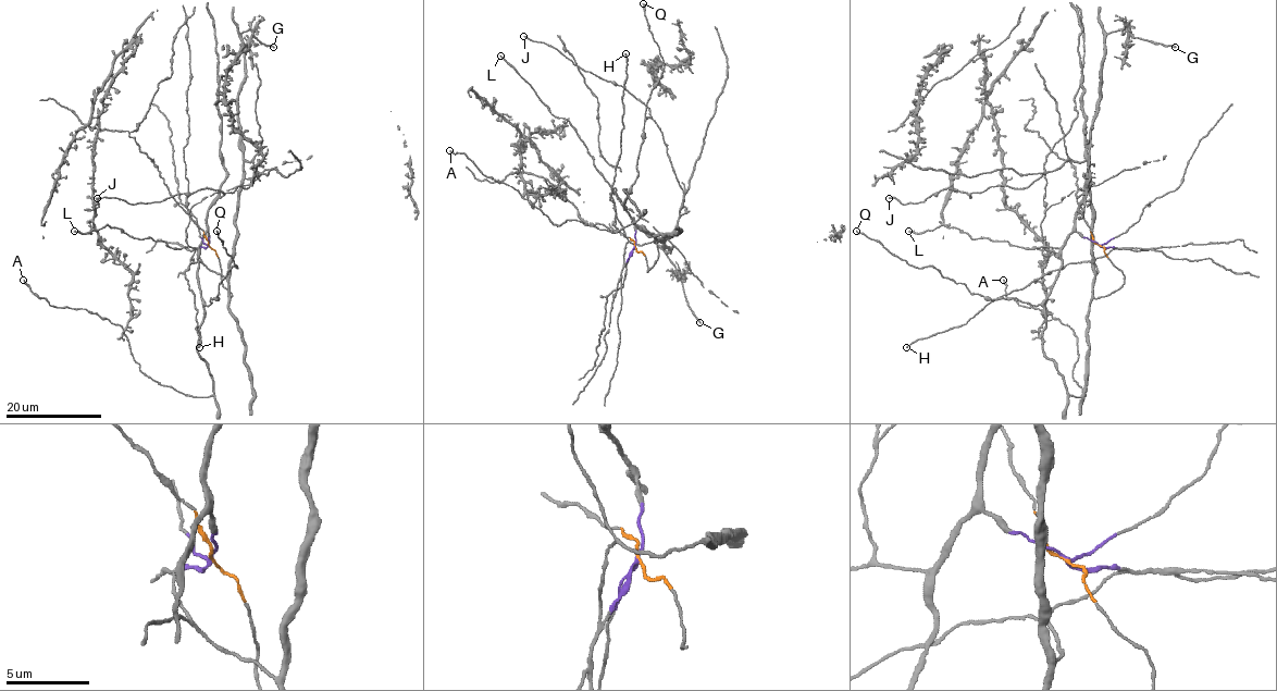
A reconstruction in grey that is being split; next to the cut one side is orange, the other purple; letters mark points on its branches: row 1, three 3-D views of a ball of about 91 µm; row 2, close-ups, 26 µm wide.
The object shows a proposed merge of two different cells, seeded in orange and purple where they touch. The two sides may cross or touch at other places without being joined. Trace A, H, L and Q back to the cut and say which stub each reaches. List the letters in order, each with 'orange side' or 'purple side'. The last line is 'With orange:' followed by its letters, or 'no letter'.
A: purple side
H: orange side
L: purple side
Q: purple side
With orange: H

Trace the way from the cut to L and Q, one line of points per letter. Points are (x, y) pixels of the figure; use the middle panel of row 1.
L: (634, 246), (633, 220), (596, 169), (577, 128), (568, 121), (556, 116), (499, 54)
Q: (634, 246), (633, 220), (623, 205), (639, 171), (651, 91), (664, 68), (643, 3)

